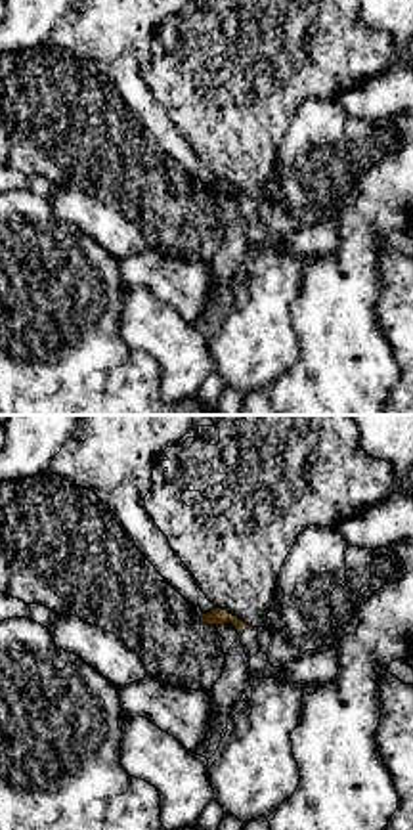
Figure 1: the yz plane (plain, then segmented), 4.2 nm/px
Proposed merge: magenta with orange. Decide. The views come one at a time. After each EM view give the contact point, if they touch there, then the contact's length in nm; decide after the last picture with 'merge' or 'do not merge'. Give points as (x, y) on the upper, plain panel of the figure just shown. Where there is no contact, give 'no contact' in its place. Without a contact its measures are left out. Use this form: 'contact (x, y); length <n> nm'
no contact

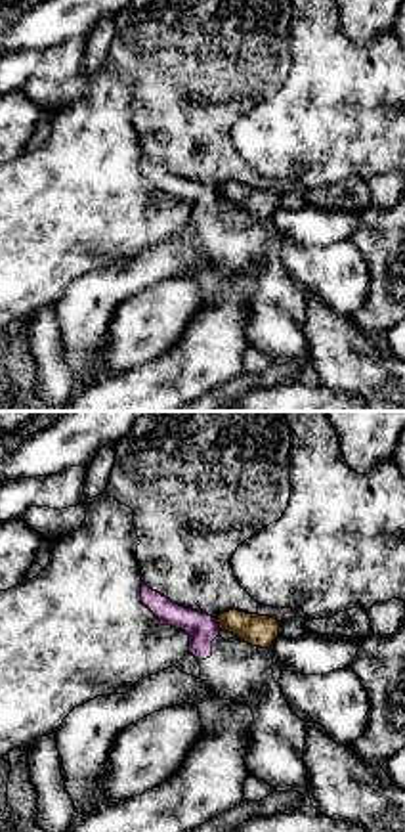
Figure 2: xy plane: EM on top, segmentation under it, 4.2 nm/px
contact (218, 196); length 50 nm

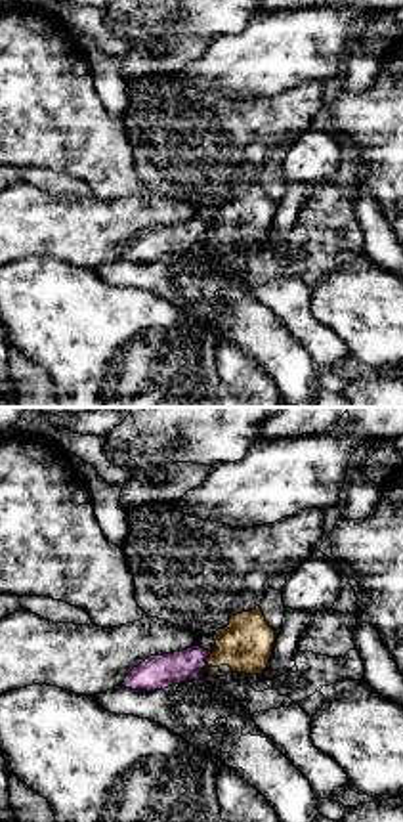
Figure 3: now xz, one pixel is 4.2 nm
contact (207, 230); length 50 nm

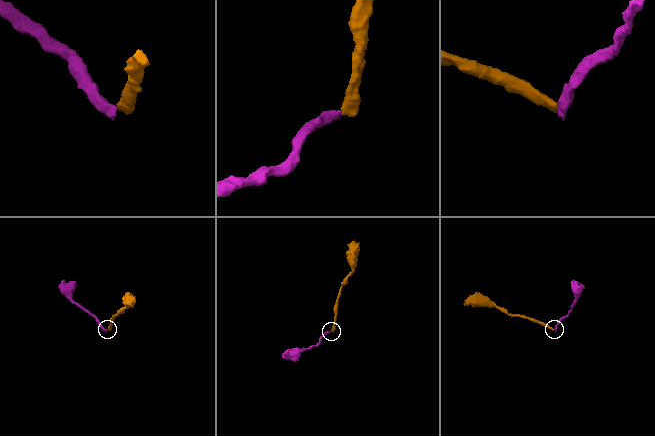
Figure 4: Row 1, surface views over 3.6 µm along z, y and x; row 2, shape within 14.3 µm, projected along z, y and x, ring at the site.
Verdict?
do not merge

